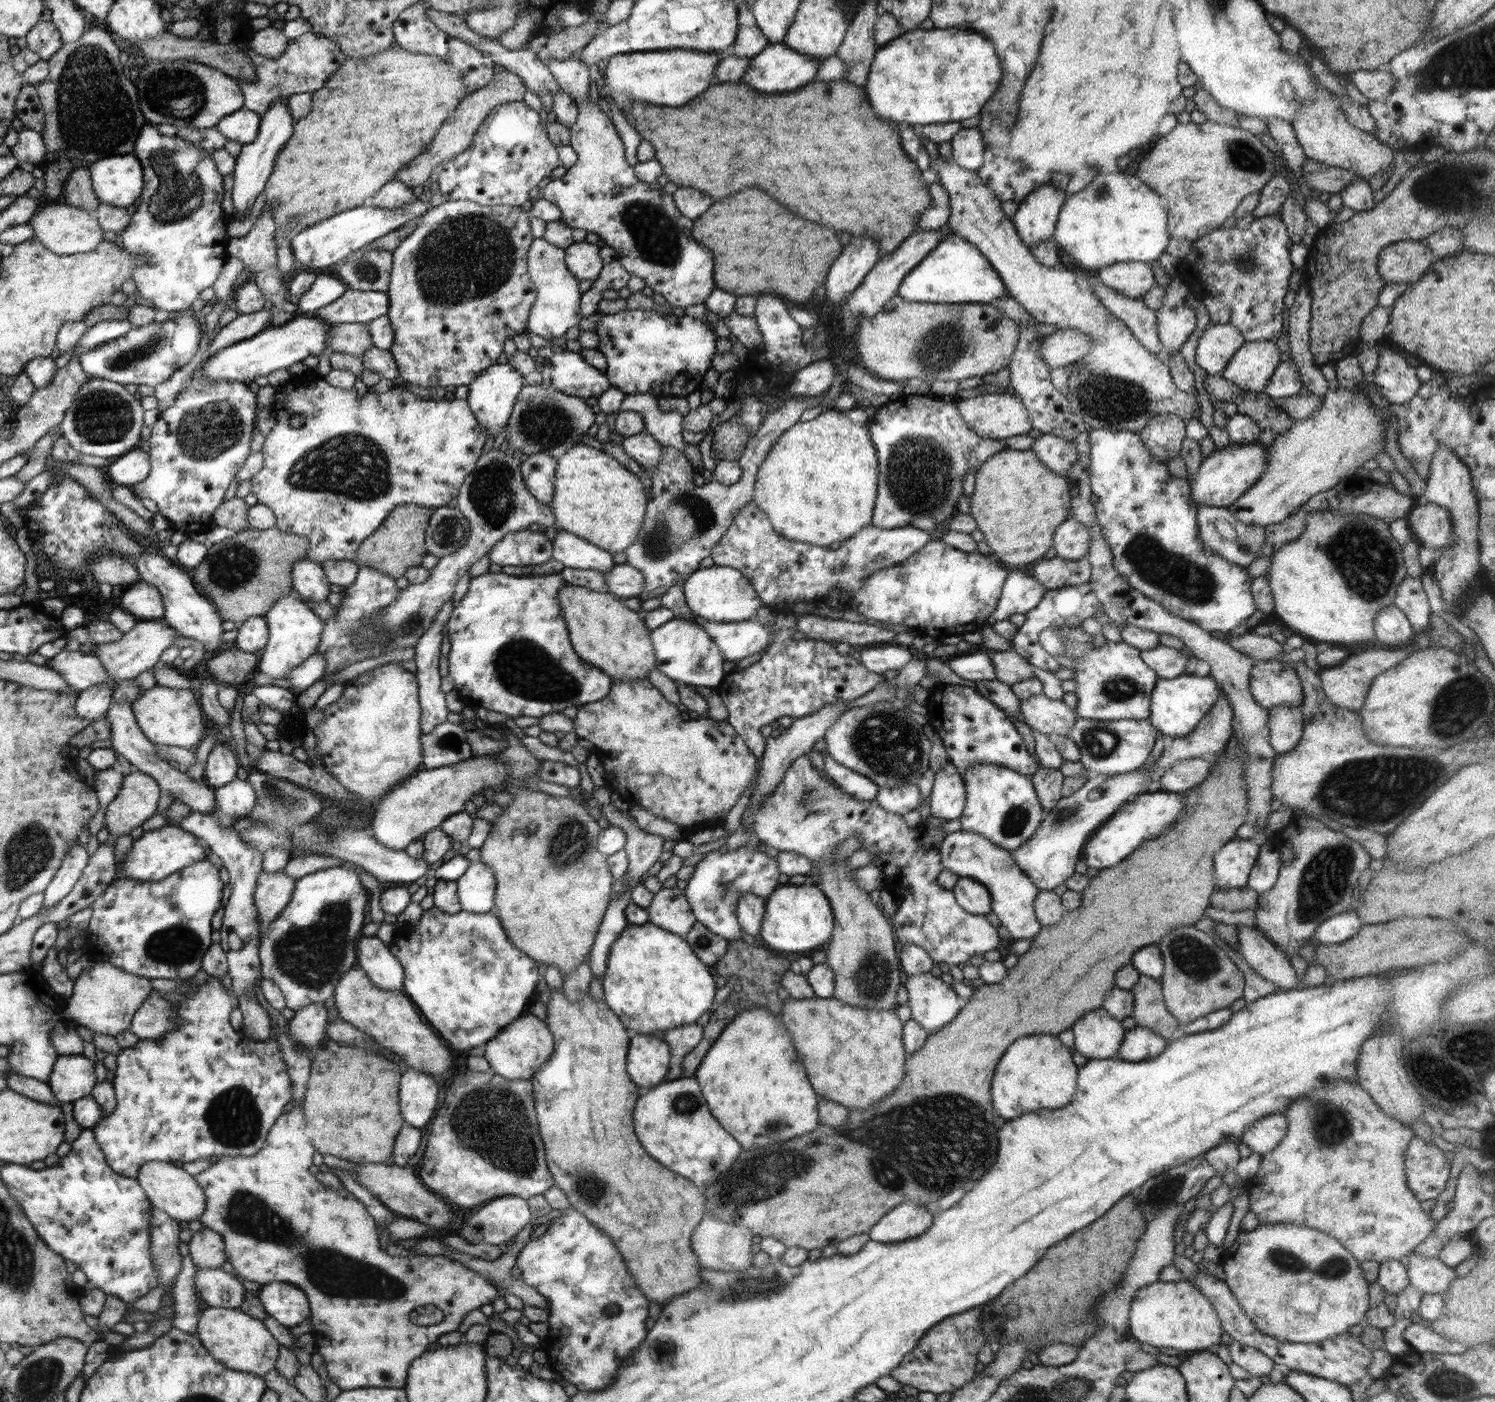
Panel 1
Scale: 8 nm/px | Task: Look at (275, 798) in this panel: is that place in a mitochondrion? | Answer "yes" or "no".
yes

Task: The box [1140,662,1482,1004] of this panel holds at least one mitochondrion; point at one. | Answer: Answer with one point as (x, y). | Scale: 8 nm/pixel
(1365, 789)

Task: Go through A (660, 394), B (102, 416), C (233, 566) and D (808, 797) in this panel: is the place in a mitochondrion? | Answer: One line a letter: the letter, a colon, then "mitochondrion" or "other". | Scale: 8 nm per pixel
A: other
B: mitochondrion
C: mitochondrion
D: mitochondrion

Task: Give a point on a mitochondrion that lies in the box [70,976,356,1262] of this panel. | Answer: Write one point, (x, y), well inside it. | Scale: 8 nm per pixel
(234, 1120)

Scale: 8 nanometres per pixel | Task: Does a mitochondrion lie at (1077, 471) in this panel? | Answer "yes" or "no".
no

